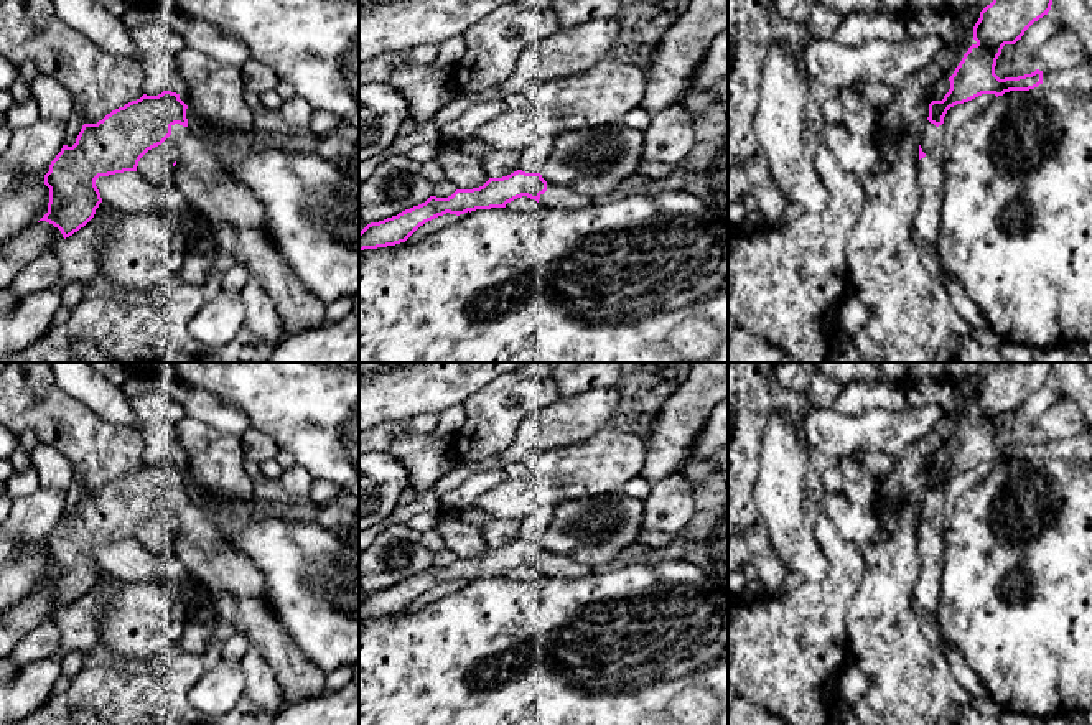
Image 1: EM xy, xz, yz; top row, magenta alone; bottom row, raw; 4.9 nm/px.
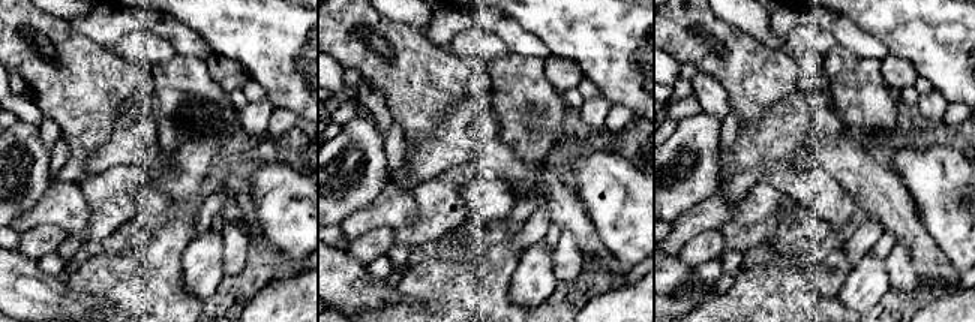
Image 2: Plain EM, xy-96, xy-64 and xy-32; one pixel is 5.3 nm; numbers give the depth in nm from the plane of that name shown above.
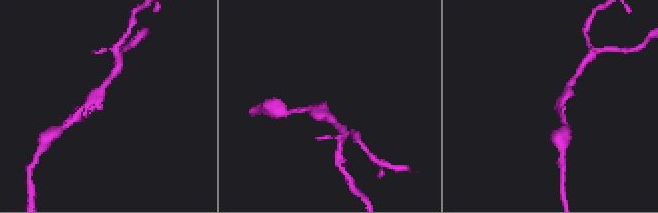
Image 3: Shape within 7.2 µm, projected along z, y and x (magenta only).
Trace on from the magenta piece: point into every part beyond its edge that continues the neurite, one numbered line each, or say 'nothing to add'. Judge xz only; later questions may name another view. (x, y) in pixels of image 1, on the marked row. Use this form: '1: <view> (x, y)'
1: xz (555, 196)

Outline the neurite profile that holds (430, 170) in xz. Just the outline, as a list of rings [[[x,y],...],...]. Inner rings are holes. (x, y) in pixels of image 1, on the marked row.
[[[435,158],[422,163],[420,165],[420,173],[432,185],[440,183],[441,180],[445,180],[445,173],[443,173],[440,163]]]

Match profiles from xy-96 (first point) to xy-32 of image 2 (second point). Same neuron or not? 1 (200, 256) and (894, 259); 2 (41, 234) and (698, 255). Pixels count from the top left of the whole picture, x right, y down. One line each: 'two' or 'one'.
1: two
2: one

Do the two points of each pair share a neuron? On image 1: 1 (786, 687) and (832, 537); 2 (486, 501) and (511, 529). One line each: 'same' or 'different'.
1: same
2: different

